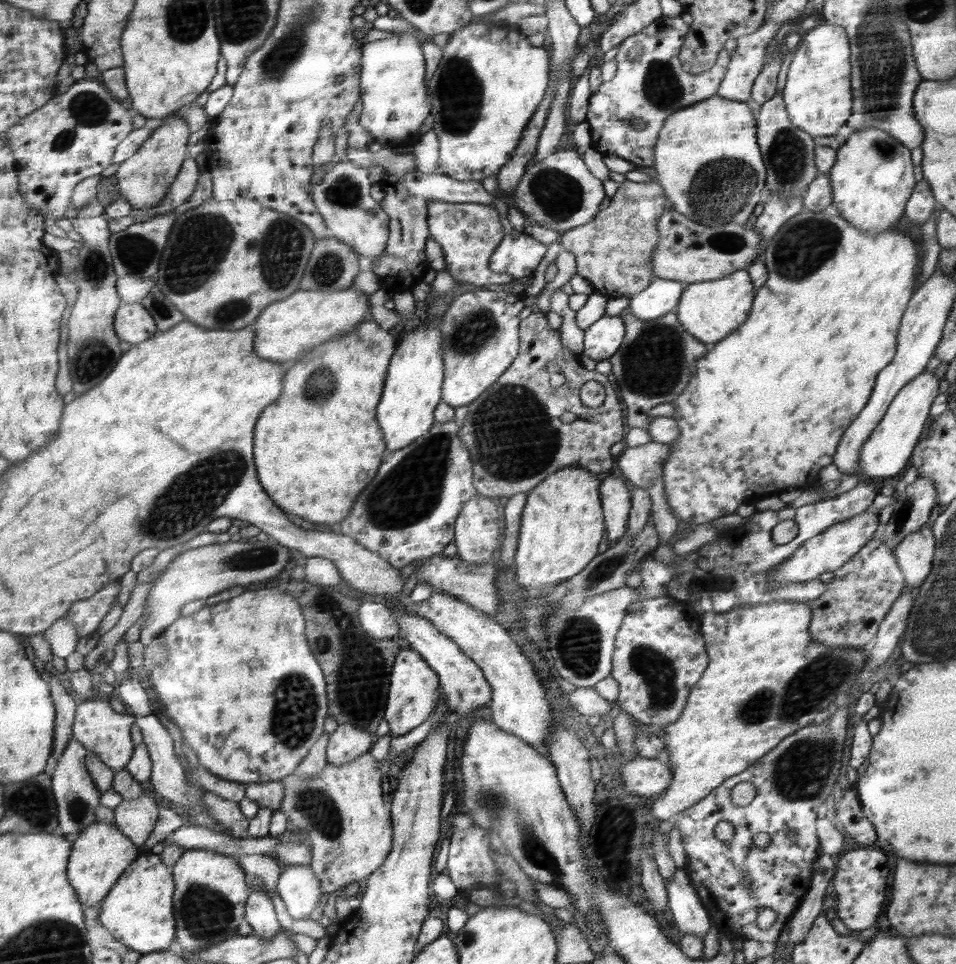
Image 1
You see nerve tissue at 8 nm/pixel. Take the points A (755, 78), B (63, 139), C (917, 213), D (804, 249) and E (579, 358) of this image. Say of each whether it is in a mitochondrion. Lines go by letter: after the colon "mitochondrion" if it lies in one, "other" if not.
A: other
B: mitochondrion
C: other
D: mitochondrion
E: other

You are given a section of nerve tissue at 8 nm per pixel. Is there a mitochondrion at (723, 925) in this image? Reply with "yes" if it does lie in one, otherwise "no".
no

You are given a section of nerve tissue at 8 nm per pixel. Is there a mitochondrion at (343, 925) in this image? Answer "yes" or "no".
no

